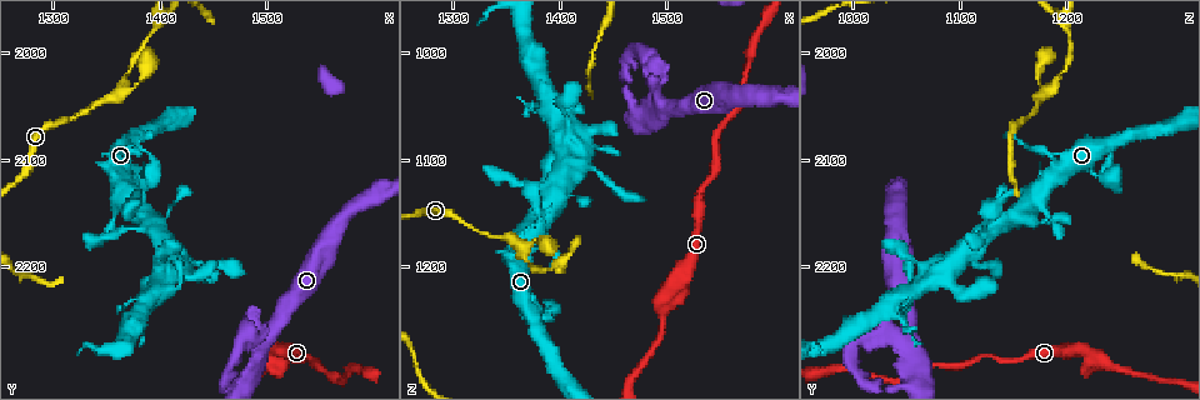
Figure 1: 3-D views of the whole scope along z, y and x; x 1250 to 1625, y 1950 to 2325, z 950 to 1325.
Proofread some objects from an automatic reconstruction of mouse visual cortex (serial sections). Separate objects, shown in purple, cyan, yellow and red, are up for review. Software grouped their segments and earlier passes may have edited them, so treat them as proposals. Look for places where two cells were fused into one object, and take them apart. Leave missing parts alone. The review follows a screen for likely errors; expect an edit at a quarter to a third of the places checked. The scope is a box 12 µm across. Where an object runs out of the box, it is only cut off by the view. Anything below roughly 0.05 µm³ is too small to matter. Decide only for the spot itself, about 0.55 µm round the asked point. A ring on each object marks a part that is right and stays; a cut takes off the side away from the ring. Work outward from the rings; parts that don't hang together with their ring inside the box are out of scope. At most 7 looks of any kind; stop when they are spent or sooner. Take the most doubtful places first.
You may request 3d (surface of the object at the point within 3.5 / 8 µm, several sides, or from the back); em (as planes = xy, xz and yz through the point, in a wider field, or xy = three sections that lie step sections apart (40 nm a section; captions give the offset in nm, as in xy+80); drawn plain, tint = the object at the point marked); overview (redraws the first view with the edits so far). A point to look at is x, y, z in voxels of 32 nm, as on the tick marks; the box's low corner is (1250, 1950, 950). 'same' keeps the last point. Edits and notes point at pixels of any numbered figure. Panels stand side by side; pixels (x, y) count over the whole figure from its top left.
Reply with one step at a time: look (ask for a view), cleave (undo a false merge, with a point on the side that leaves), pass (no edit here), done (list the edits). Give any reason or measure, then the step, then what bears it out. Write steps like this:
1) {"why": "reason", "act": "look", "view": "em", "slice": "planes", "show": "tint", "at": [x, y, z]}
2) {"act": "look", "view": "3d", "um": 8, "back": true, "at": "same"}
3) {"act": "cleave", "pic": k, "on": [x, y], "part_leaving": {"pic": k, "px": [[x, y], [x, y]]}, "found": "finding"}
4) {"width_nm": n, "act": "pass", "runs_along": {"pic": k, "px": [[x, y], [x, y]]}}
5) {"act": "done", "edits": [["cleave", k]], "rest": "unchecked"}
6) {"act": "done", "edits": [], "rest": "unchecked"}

{"why": "sudden change in width", "act": "look", "view": "3d", "um": 3.5, "at": [1364, 2036, 1182]}

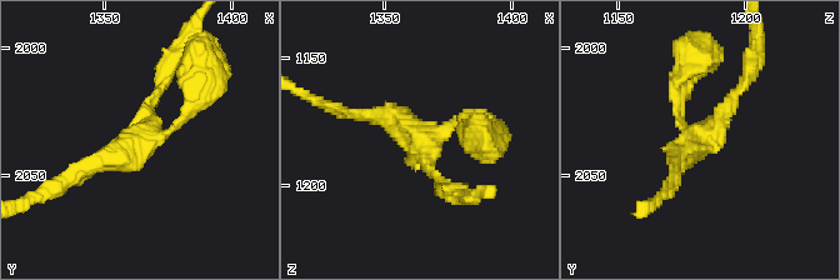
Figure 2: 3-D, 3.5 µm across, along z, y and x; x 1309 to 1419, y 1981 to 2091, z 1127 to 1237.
{"why": "need the tissue", "act": "look", "view": "em", "slice": "xy", "step": 3, "show": "tint", "at": [1364, 2036, 1182]}

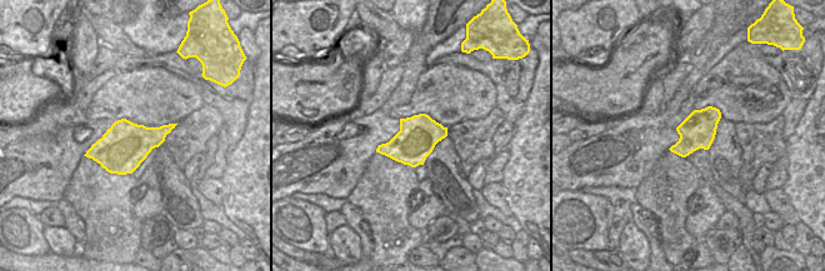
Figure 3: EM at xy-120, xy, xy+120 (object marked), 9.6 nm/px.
{"arm_widths_nm": [150, 150, 150], "act": "cleave", "pic": 2, "on": [165, 78], "part_leaving": {"pic": 2, "px": [[145, 114], [191, 33]]}, "found": "a second cell is stuck on"}

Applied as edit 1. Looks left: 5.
{"why": "three-way junction", "act": "look", "view": "3d", "um": 8, "back": true, "at": [1500, 2266, 1048]}

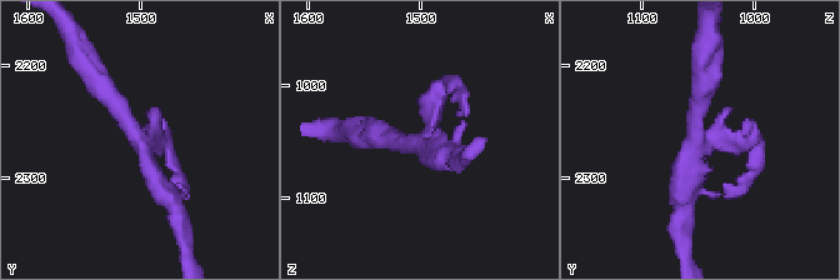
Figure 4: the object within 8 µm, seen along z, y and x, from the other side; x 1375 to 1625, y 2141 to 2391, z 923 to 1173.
{"why": "need the tissue", "act": "look", "view": "em", "slice": "xy", "step": 3, "show": "tint", "at": [1500, 2270, 1050]}

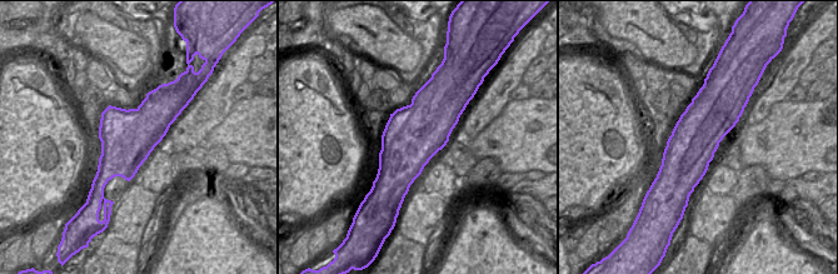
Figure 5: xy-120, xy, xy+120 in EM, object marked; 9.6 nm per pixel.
{"act": "pass", "runs_along": {"pic": 4, "px": [[120, 110], [140, 141], [151, 173]]}, "found": "all the same cell"}

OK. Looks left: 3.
{"why": "abrupt turn", "act": "look", "view": "3d", "um": 3.5, "at": [1474, 2266, 998]}

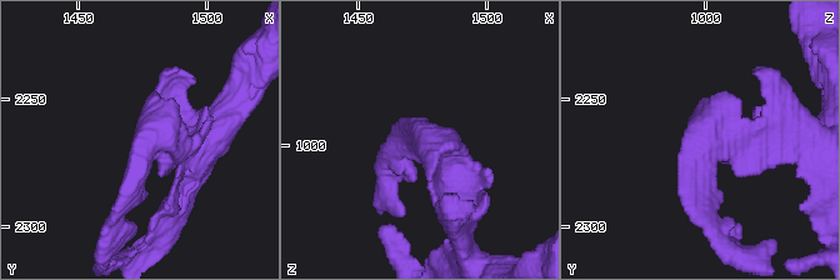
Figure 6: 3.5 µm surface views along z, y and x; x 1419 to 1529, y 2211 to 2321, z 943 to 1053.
{"why": "need the tissue", "act": "look", "view": "em", "slice": "planes", "show": "tint", "at": [1476, 2269, 997]}

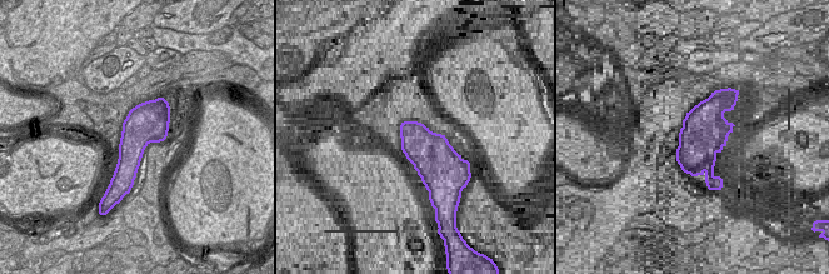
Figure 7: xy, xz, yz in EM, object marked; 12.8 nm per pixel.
{"act": "pass", "runs_along": {"pic": 6, "px": [[175, 143], [144, 146], [118, 215]]}, "found": "all the same cell"}

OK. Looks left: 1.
{"act": "done", "edits": [["cleave", 2]], "rest": "unchecked"}

